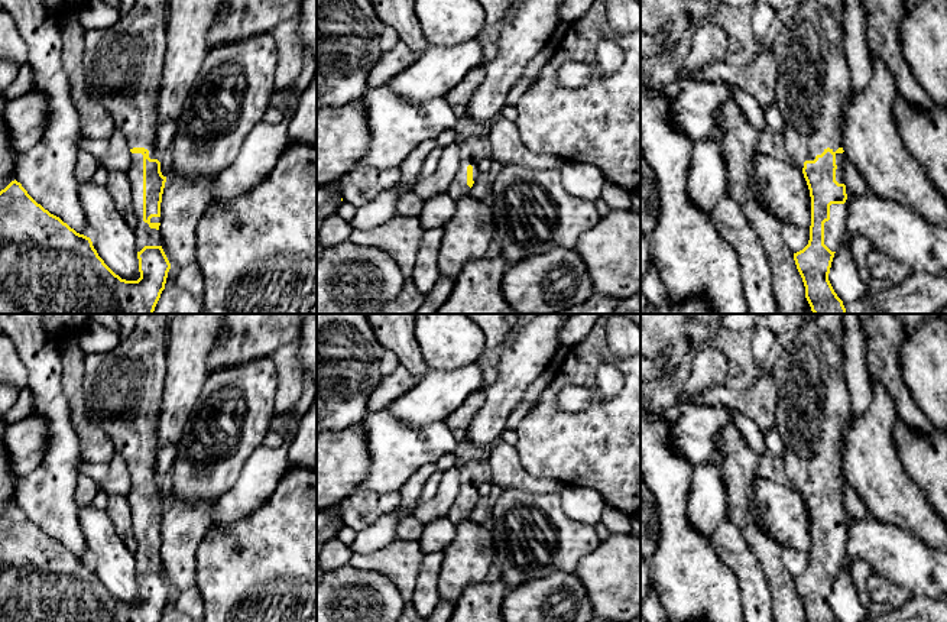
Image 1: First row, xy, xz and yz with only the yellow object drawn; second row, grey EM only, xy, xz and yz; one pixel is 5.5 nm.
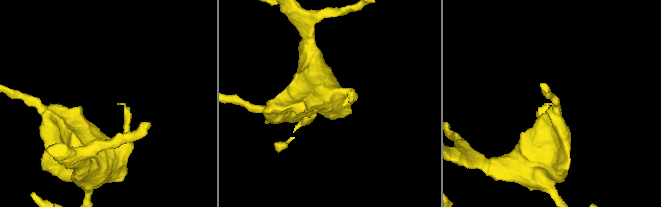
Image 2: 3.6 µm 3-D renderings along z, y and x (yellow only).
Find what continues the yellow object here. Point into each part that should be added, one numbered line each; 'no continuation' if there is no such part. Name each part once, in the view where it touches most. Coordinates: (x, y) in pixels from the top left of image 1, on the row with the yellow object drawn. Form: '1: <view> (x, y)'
1: xy (145, 236)

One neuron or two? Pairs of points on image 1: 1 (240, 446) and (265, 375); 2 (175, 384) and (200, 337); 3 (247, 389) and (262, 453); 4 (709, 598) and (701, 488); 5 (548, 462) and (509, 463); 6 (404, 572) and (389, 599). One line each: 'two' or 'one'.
1: one
2: one
3: two
4: two
5: two
6: two

